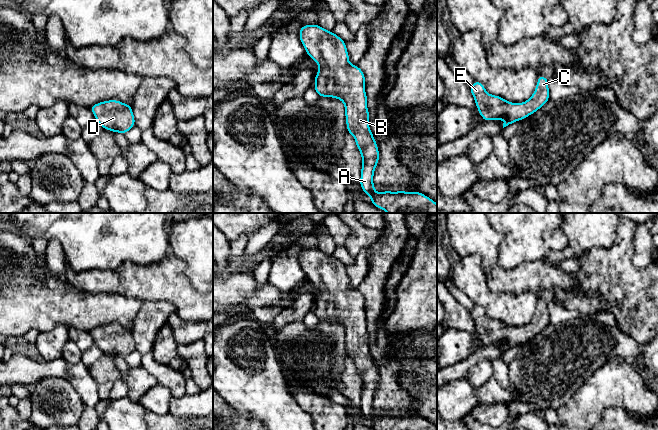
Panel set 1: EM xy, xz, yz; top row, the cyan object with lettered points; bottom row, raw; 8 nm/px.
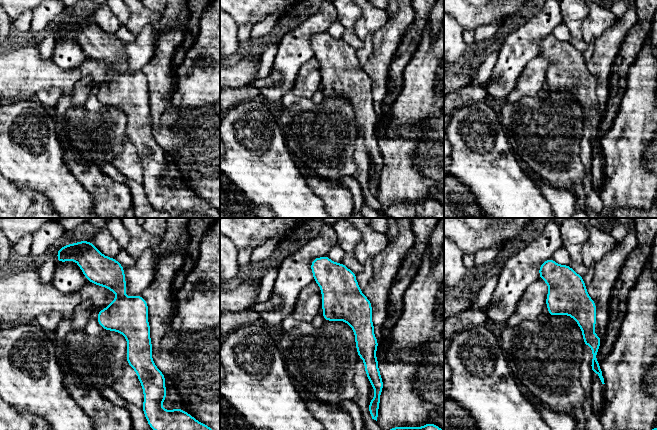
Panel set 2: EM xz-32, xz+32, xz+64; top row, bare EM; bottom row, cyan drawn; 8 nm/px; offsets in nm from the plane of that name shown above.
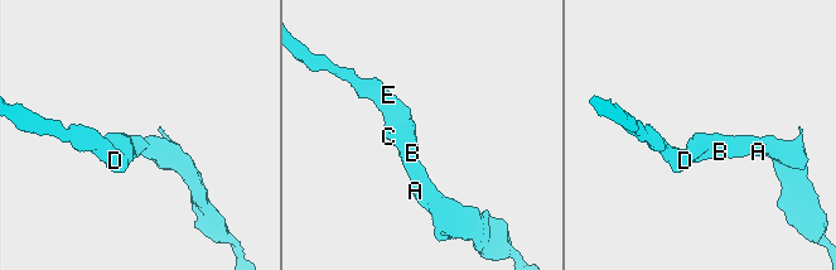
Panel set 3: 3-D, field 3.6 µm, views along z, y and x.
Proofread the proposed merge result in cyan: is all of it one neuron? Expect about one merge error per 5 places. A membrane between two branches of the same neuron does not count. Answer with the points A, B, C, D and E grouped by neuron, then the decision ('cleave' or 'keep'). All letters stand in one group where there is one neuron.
A B C D E | keep

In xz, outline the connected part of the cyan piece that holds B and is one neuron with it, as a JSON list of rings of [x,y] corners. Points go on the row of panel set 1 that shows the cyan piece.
[[[318,24],[304,25],[300,28],[299,37],[306,50],[306,55],[318,65],[318,73],[313,86],[319,97],[337,98],[344,103],[348,134],[354,136],[355,143],[362,157],[360,186],[371,198],[371,203],[387,213],[437,213],[437,204],[428,196],[418,192],[406,191],[375,191],[373,177],[379,162],[379,149],[369,128],[369,110],[365,92],[365,74],[357,66],[349,62],[346,43],[334,32],[327,31]]]

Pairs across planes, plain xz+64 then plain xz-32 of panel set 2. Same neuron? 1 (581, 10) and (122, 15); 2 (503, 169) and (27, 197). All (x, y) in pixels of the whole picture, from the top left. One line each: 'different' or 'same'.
1: same
2: different

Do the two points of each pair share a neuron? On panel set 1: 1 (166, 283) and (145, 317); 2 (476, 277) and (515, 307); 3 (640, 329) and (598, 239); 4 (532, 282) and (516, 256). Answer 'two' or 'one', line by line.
1: two
2: one
3: two
4: two

